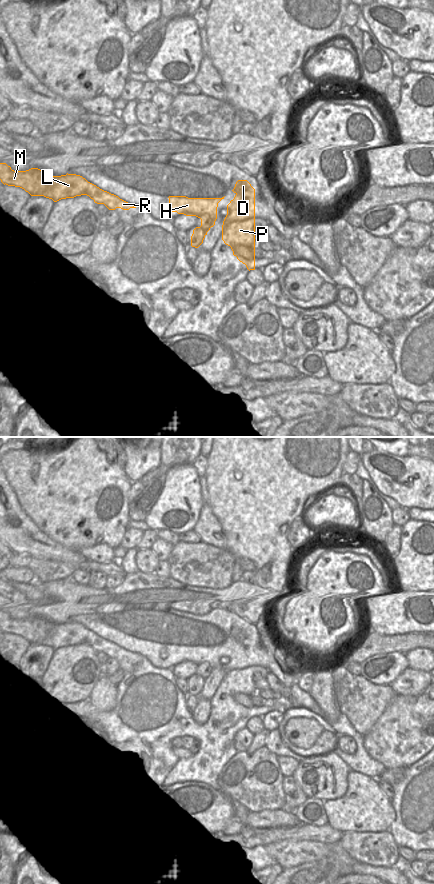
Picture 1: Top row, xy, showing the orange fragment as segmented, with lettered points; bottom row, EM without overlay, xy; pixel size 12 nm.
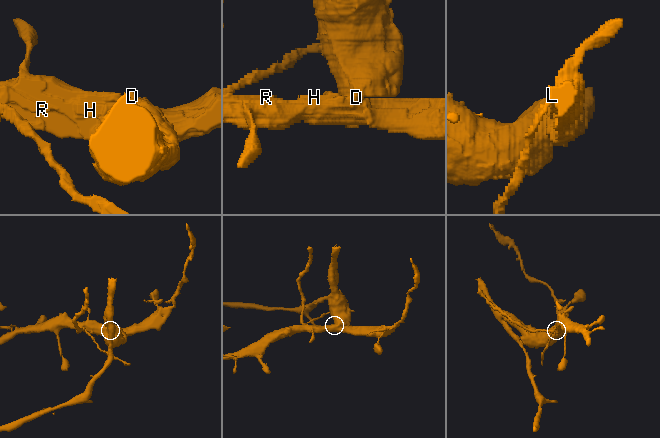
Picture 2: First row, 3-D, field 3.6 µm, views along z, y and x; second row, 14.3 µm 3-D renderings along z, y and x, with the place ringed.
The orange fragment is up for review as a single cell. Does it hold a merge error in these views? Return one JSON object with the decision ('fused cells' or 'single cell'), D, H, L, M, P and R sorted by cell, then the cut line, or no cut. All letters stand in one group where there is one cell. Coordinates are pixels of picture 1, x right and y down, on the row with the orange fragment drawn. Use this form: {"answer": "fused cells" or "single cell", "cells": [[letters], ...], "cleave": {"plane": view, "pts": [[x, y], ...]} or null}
{"answer": "fused cells", "cells": [["D", "H", "L", "M", "R"], ["P"]], "cleave": {"plane": "xy", "pts": [[254, 193], [236, 194]]}}

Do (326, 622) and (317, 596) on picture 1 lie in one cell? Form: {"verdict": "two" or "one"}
{"verdict": "two"}

